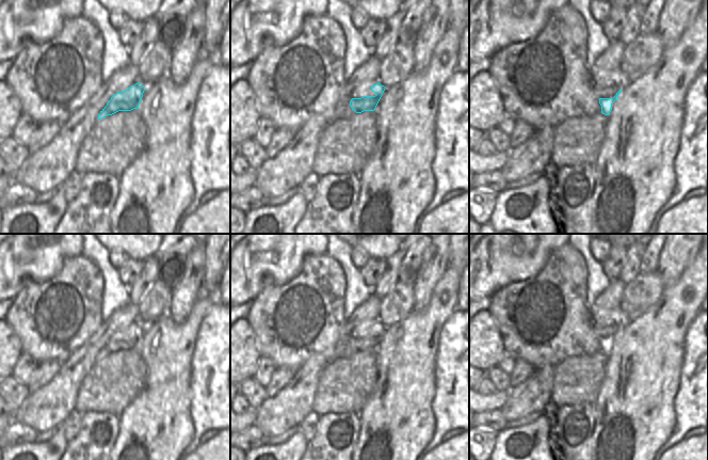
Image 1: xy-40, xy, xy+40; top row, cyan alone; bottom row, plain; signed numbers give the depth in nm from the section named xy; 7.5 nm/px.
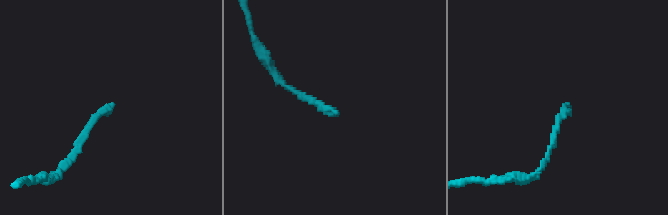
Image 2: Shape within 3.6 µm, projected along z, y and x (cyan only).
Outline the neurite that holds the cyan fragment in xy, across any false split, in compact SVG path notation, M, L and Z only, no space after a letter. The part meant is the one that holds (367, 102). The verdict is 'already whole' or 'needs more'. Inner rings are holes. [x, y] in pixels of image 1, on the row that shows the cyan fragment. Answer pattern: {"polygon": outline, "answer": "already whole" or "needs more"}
{"polygon": "M372 81L353 90L350 101L352 110L356 113L374 111L385 89L379 81Z", "answer": "needs more"}

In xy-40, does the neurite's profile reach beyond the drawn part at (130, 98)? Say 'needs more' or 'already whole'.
already whole

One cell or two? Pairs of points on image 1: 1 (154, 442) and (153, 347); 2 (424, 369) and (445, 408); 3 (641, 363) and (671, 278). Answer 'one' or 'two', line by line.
1: one
2: two
3: two

